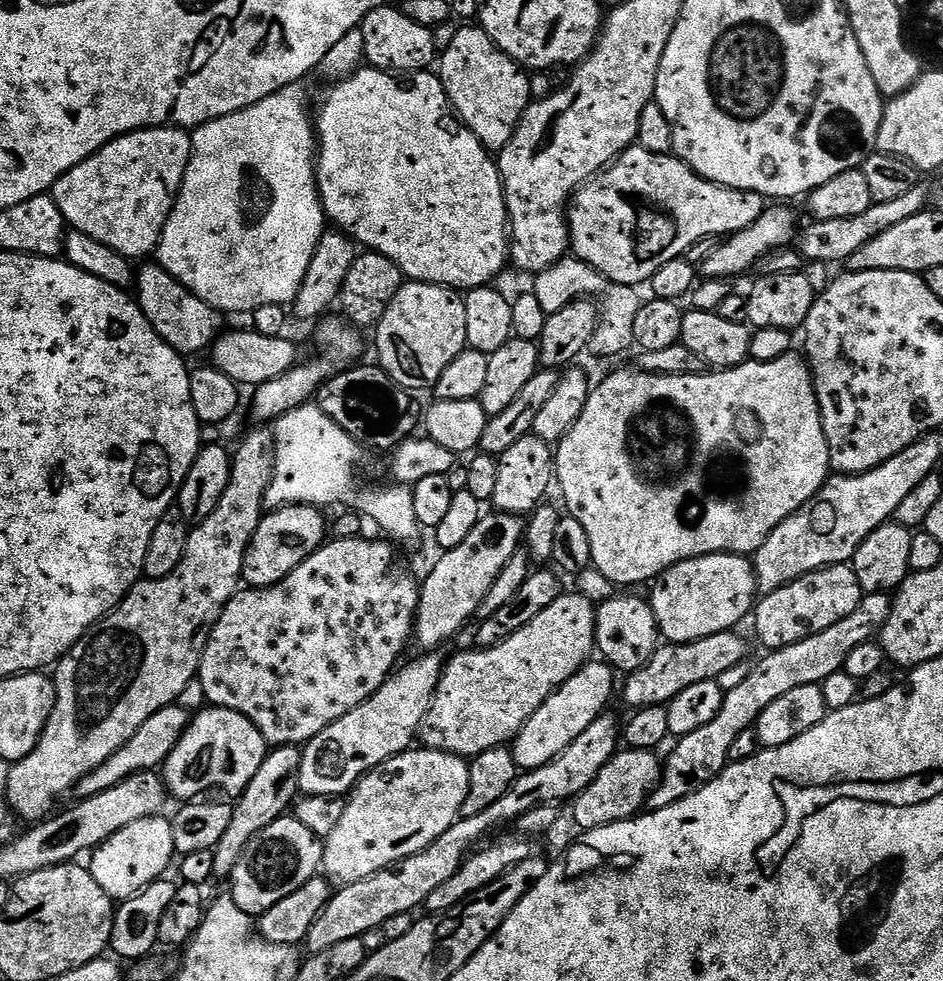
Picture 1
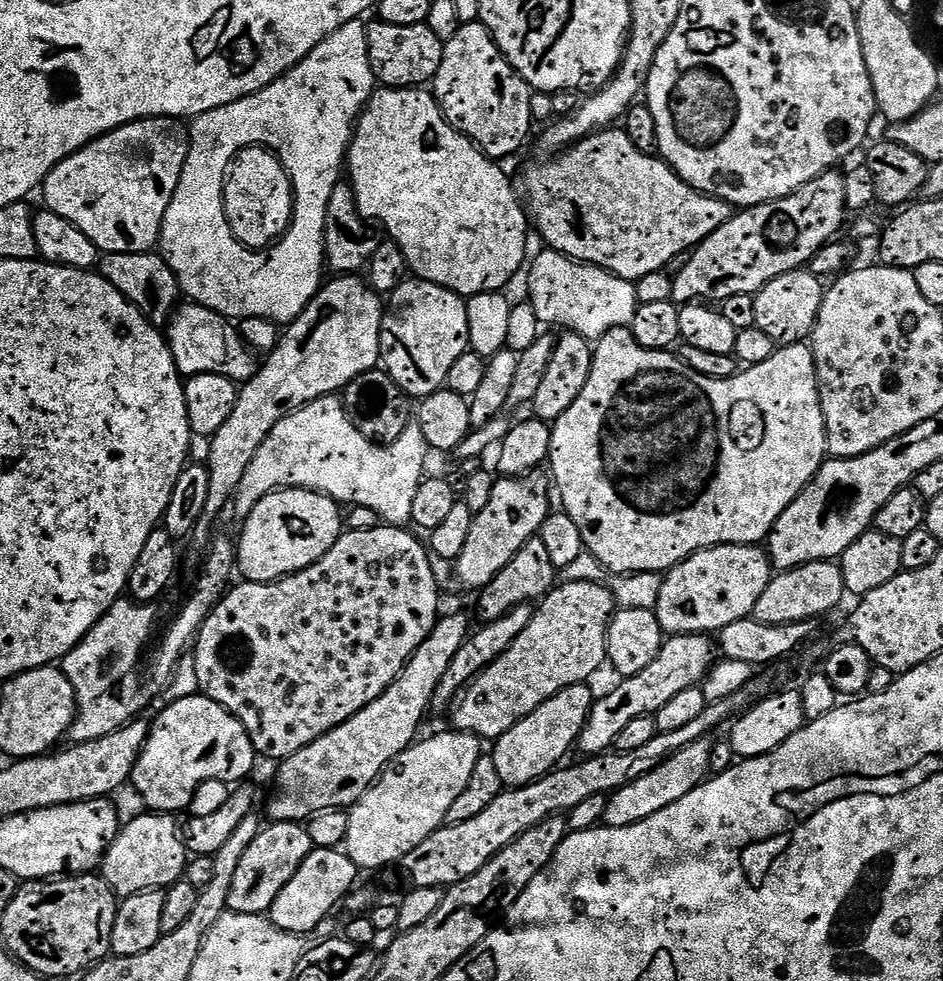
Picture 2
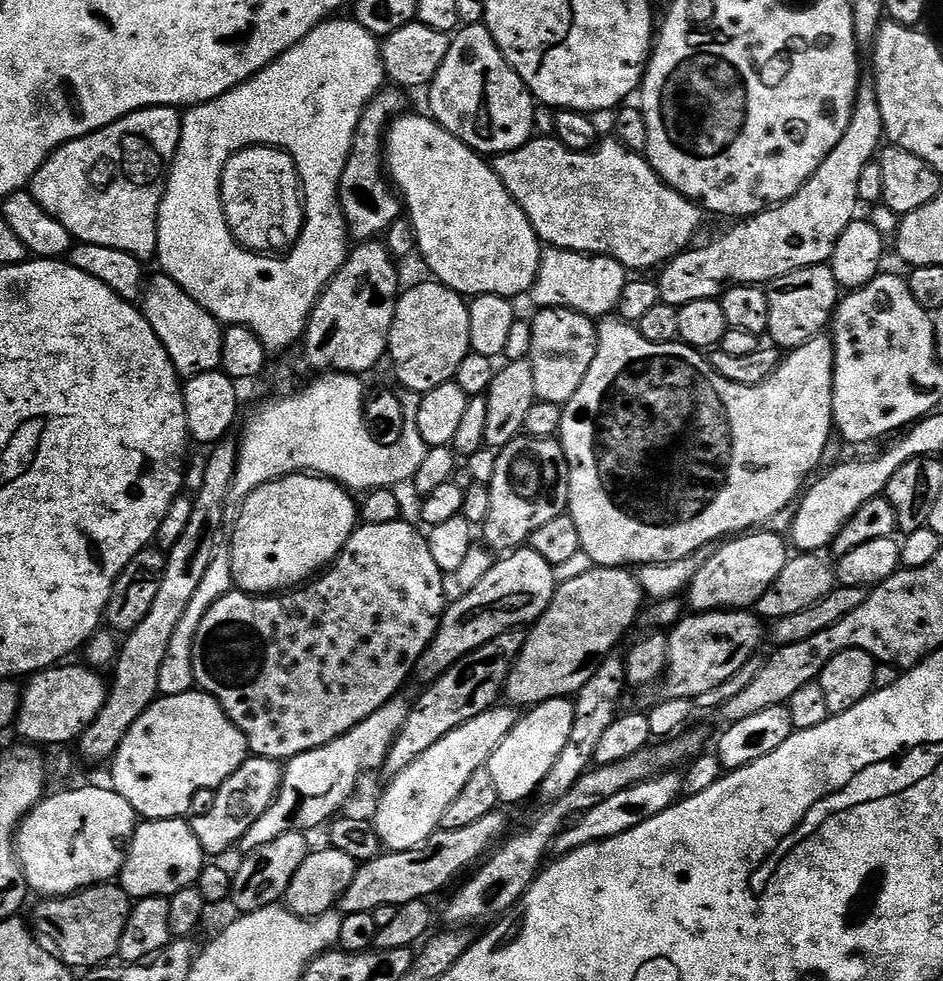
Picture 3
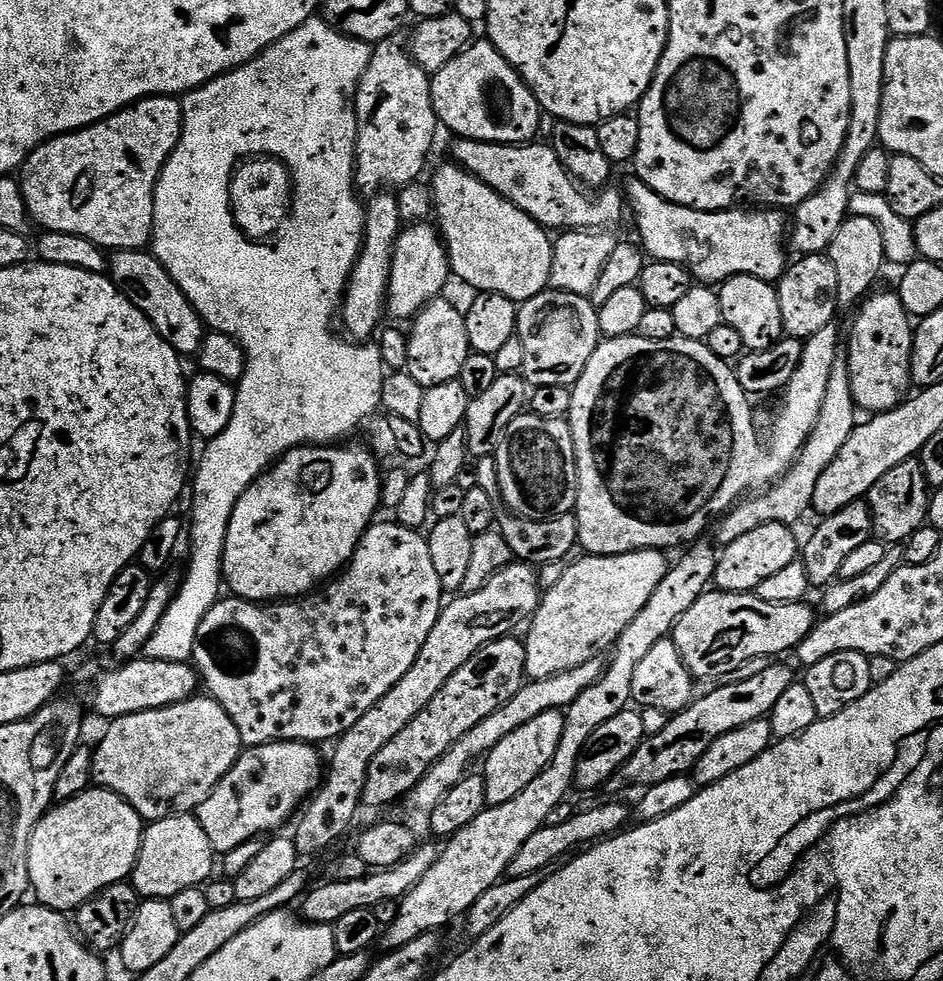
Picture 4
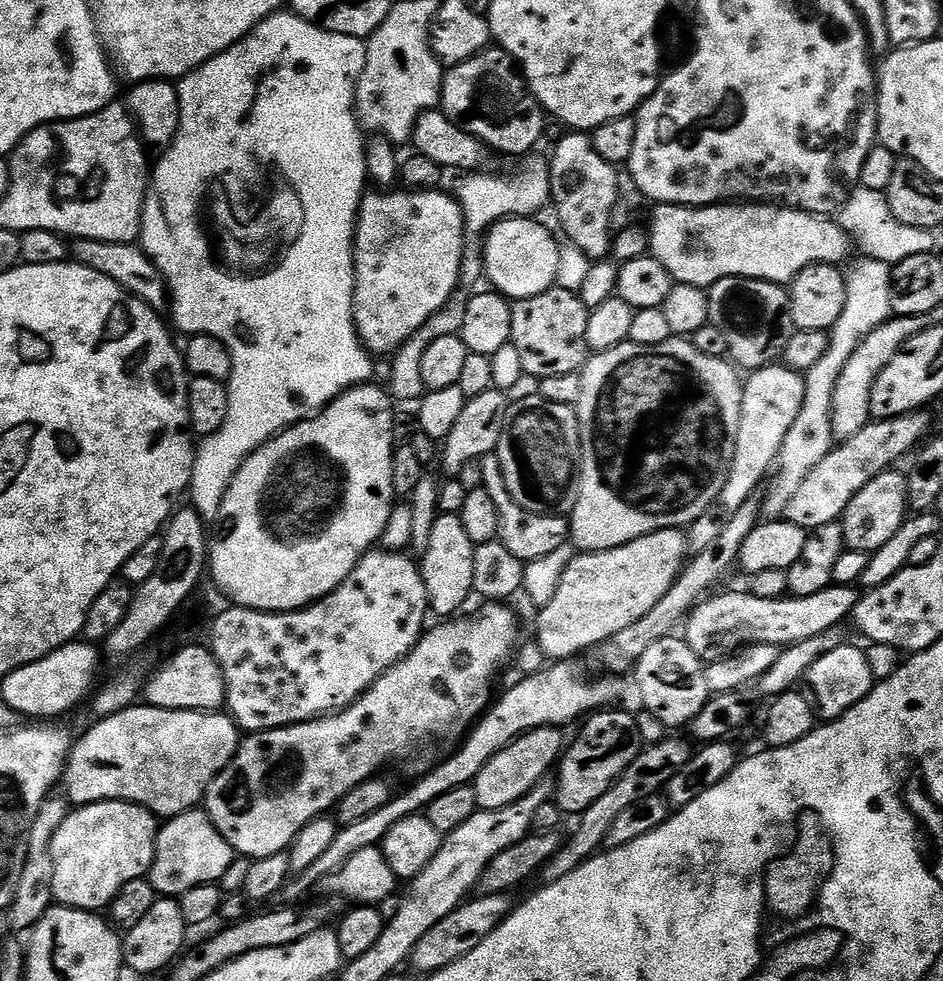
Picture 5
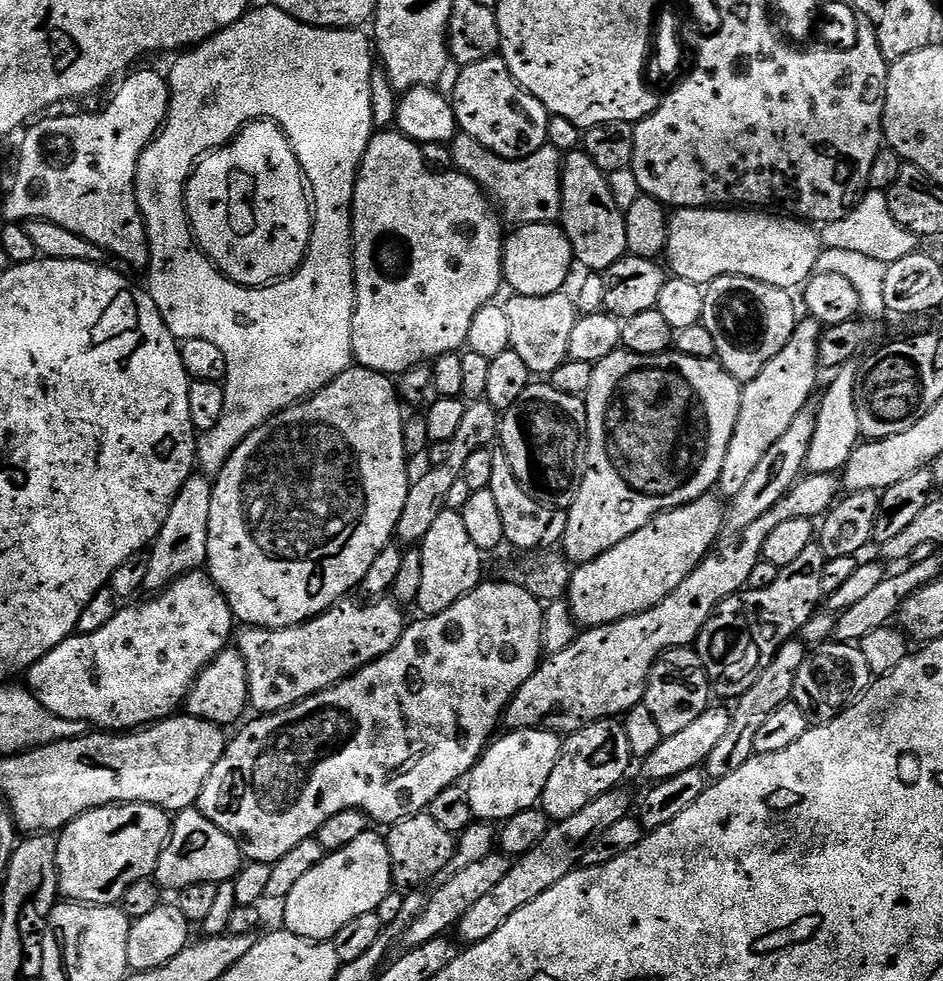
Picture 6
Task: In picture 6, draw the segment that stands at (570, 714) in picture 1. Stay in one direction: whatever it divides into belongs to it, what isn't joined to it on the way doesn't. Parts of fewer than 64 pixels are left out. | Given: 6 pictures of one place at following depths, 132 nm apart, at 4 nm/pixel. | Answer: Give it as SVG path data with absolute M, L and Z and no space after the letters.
M518 728L505 733L501 740L496 738L489 743L466 780L470 794L470 810L473 817L480 822L503 822L522 810L537 807L542 790L550 779L550 770L554 770L554 762L558 762L562 740L557 733L549 732L546 728Z

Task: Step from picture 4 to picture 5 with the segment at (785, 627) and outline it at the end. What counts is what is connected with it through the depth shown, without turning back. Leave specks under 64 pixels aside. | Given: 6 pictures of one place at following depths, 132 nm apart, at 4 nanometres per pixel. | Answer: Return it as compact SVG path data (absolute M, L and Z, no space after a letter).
M832 585L816 594L778 599L758 598L744 590L717 594L699 602L686 621L688 645L705 662L721 661L751 644L787 646L806 642L806 638L814 638L822 630L839 627L844 618L855 613L861 598L859 589L851 585Z

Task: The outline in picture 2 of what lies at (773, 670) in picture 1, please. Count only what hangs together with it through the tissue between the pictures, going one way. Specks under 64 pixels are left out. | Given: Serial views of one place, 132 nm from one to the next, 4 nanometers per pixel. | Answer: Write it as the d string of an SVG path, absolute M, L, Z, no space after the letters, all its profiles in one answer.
M707 739L694 742L678 754L666 758L662 766L650 770L650 774L642 774L633 784L627 784L611 793L608 806L604 811L603 823L609 828L634 826L634 822L642 822L650 818L650 814L658 814L658 810L666 810L666 806L674 806L678 798L686 798L690 790L694 790L710 776L710 752L712 744Z

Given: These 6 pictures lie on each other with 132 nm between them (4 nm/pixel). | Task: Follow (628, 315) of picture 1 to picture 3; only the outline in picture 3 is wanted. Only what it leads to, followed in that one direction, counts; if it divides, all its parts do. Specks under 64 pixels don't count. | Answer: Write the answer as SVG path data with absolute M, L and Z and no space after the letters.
M548 246L541 251L539 272L530 299L539 309L568 308L592 319L603 318L615 311L627 279L628 270L612 256L593 256Z

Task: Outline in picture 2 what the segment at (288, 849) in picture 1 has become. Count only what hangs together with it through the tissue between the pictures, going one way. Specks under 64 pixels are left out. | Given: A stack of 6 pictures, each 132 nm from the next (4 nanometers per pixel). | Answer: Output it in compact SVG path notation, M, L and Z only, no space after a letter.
M272 822L261 827L254 842L250 842L246 854L242 854L242 862L238 862L238 870L234 870L228 911L237 912L243 916L259 916L267 913L278 898L278 894L282 894L286 882L290 882L290 878L298 874L298 866L306 862L312 850L312 839L303 823Z

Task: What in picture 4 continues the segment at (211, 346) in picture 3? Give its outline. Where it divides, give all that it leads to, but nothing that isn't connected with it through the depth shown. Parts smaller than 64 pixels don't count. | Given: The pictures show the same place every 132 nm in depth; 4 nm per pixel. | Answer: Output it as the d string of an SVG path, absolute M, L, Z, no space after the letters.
M122 248L113 251L106 268L118 290L122 290L122 294L126 294L126 298L130 298L130 302L134 302L138 310L147 314L154 330L158 330L158 334L162 334L162 338L170 342L173 350L184 358L195 357L199 353L206 331L204 319L197 314L186 294L182 294L178 282L170 278L162 262L158 262L151 251L139 248Z

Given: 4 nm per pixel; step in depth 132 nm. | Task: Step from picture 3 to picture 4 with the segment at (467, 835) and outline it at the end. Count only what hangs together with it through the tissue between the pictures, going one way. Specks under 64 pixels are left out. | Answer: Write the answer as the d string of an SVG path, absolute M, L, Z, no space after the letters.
M417 843L416 851L412 852L398 866L393 868L381 868L369 871L368 875L353 880L329 879L329 884L320 884L316 889L303 897L304 904L303 919L309 924L331 924L338 922L338 918L350 914L350 910L362 910L363 908L374 908L379 901L387 899L403 900L404 896L422 880L422 874L434 866L434 862L440 856L440 848L437 845Z

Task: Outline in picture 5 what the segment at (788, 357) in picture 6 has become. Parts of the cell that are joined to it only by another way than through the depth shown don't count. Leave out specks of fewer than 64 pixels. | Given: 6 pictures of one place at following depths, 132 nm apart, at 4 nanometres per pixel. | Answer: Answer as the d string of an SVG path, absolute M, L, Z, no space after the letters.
M777 362L769 364L767 368L755 369L749 376L752 377L743 381L742 418L726 486L720 497L686 528L688 547L693 553L706 550L706 546L714 546L734 514L738 514L738 510L742 510L742 506L746 506L746 502L757 495L756 491L761 491L777 463L782 442L786 442L786 434L790 434L790 426L794 426L802 410L802 398L806 398L803 375L792 368L785 368L783 363Z

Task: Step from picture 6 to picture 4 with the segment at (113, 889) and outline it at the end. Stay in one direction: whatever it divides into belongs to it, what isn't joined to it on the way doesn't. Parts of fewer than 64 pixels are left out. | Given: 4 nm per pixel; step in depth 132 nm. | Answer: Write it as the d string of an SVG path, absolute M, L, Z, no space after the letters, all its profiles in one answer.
M89 787L87 792L57 803L36 823L28 843L28 883L35 899L46 908L65 914L75 913L99 892L131 877L144 837L145 821L120 797L106 788Z

